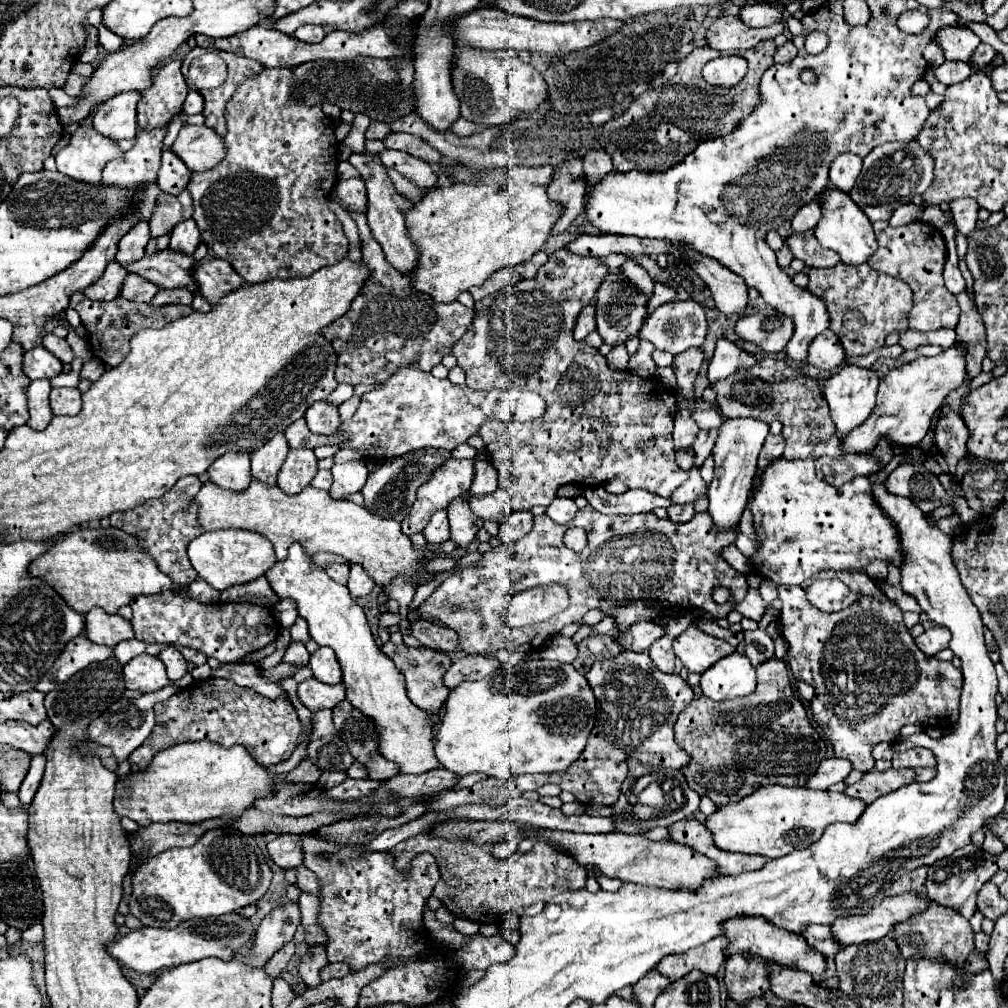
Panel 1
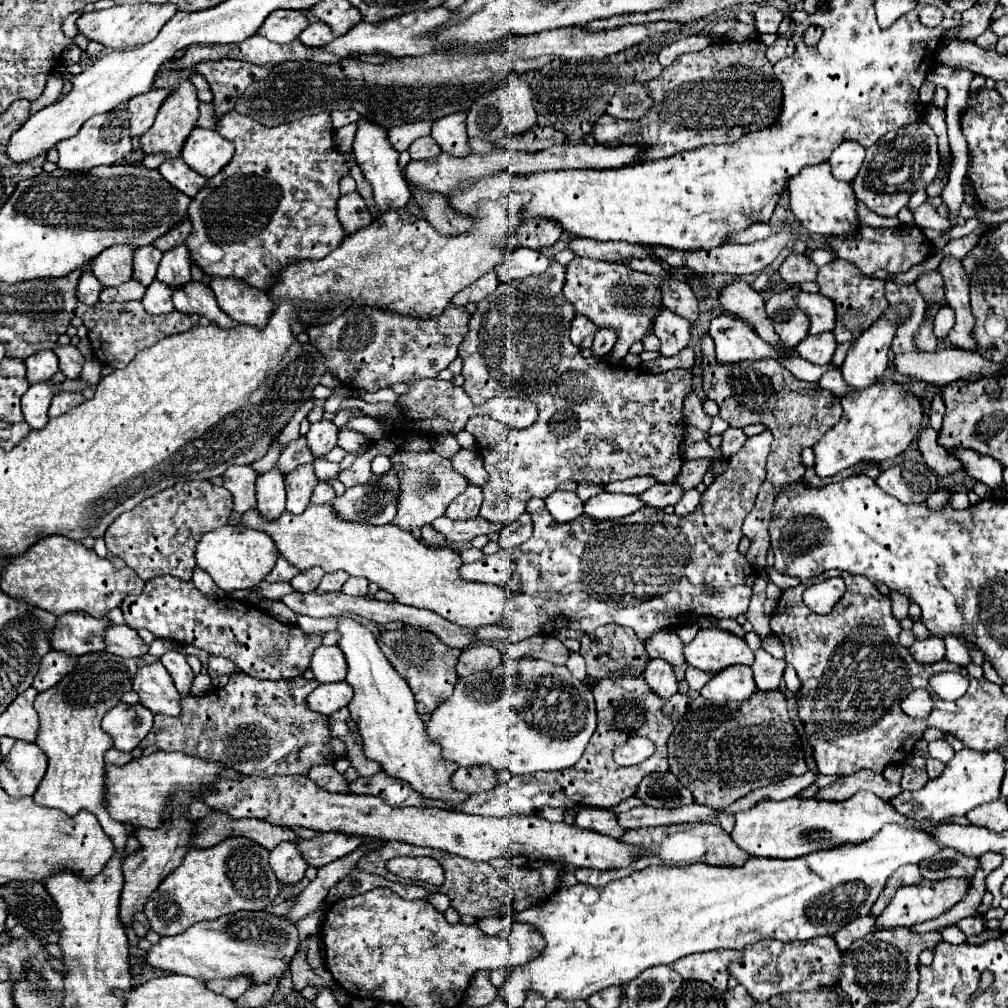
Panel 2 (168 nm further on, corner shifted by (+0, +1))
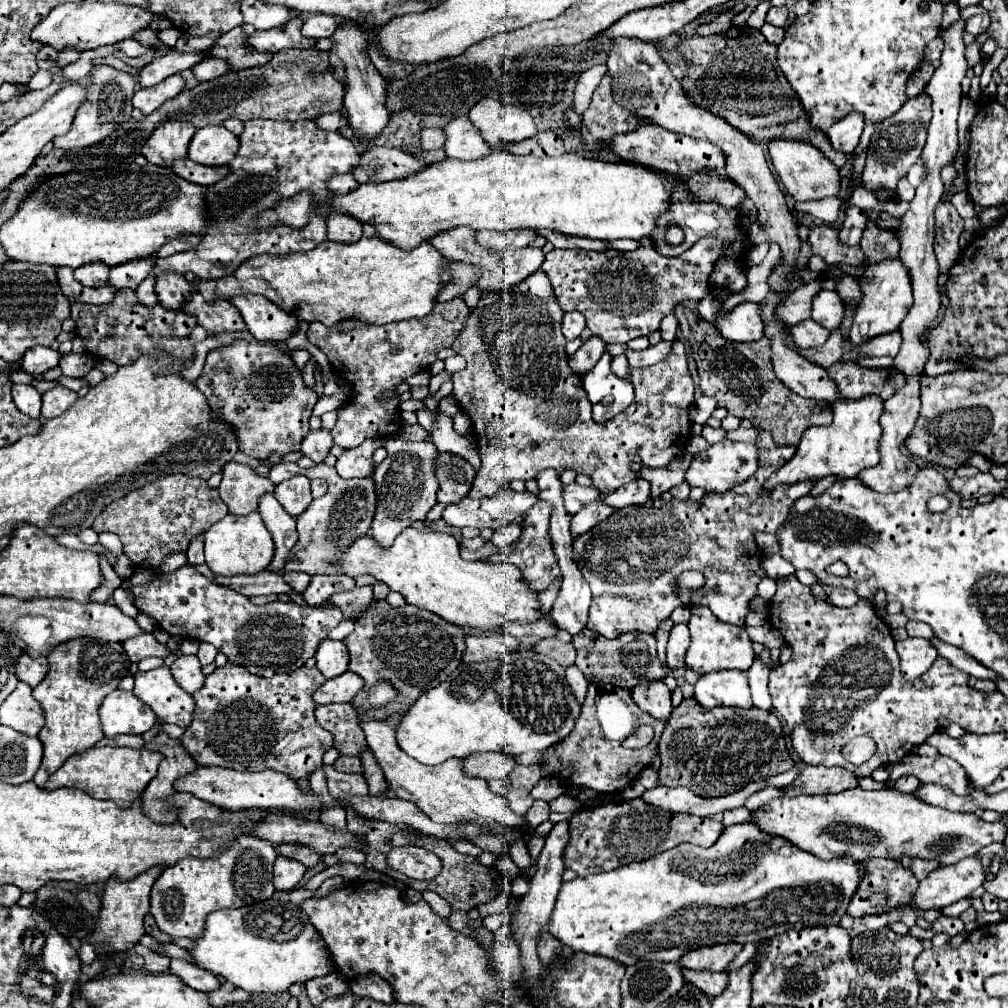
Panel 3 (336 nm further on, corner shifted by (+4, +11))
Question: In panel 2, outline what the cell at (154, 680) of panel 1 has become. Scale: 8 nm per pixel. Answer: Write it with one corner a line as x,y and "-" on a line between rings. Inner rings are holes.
156,661
146,667
140,667
134,677
132,689
138,693
140,703
152,713
178,715
180,713
180,693
174,687
174,681
166,667

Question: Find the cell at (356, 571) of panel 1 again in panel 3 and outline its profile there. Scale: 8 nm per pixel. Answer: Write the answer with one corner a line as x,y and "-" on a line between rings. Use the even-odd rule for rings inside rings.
354,587
346,593
336,593
330,597
330,603
338,607
344,619
358,619
358,613
364,611
372,603
372,587

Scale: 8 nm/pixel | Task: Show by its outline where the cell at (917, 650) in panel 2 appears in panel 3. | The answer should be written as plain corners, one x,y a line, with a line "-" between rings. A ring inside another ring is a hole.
928,639
900,641
896,643
896,651
900,657
900,673
906,681
914,681
922,677
938,657
936,649

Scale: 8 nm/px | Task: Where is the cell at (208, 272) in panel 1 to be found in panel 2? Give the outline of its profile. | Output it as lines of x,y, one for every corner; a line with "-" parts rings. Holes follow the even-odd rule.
212,277
210,289
214,291
220,309
238,323
264,327
270,313
274,311
274,303
266,295
266,291
250,287
242,279

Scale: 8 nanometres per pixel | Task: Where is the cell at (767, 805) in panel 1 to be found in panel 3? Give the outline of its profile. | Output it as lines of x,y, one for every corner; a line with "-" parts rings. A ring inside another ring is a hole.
860,787
846,789
836,795
822,795
822,797
780,797
772,799
770,803
762,805
752,819
762,831
786,837
798,849
812,853
818,859
834,859
834,857
852,857
856,861
870,859
870,857
886,857
900,861
902,857
910,859
928,859
936,861
938,865
954,865
964,857
978,853
982,847
1002,841
1006,835
1006,823
986,823
976,813
954,813
940,807
926,805
918,801
910,793
898,793
894,789
880,789
880,791
864,791

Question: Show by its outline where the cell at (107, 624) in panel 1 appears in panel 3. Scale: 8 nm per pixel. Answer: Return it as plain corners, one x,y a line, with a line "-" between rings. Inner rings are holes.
142,633
142,635
134,637
134,641
126,641
122,645
124,645
124,651
126,651
126,655
130,657
132,663
138,663
138,661
142,661
146,657
164,659
164,657
172,655
172,651
166,645
158,643
152,633

